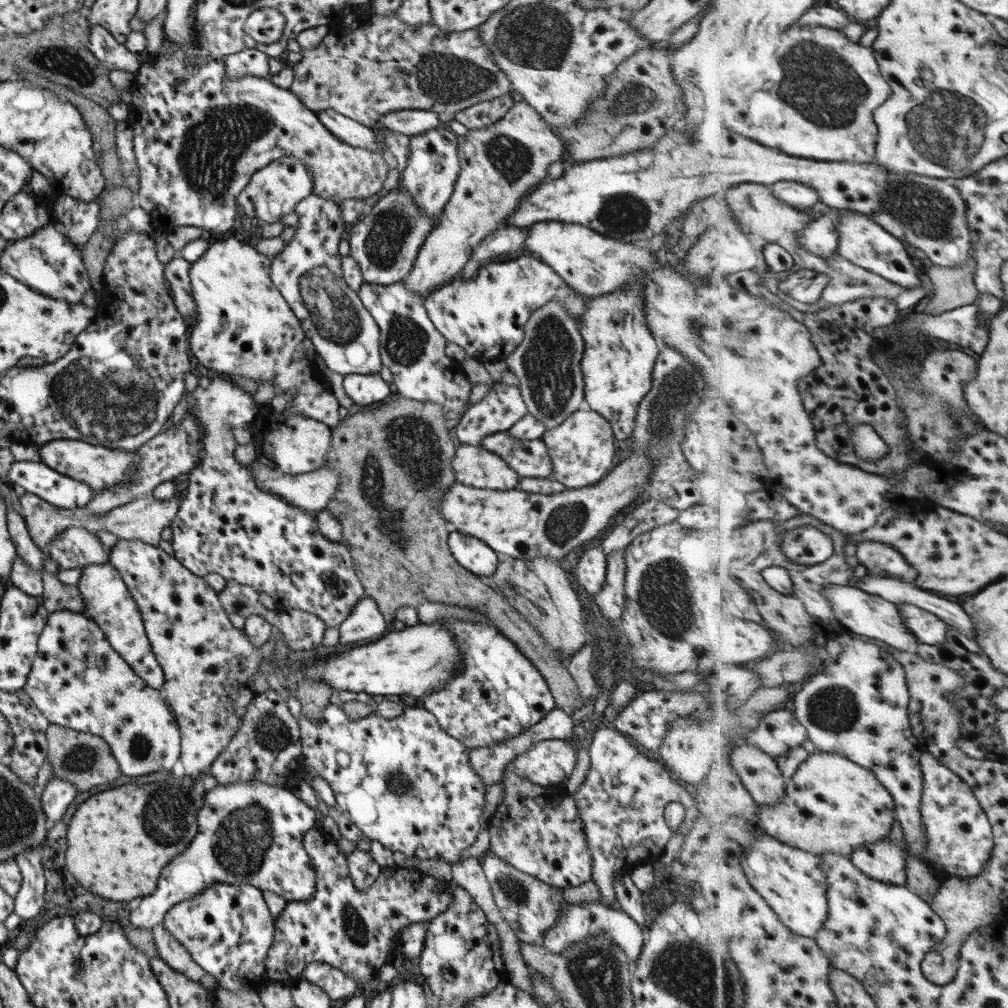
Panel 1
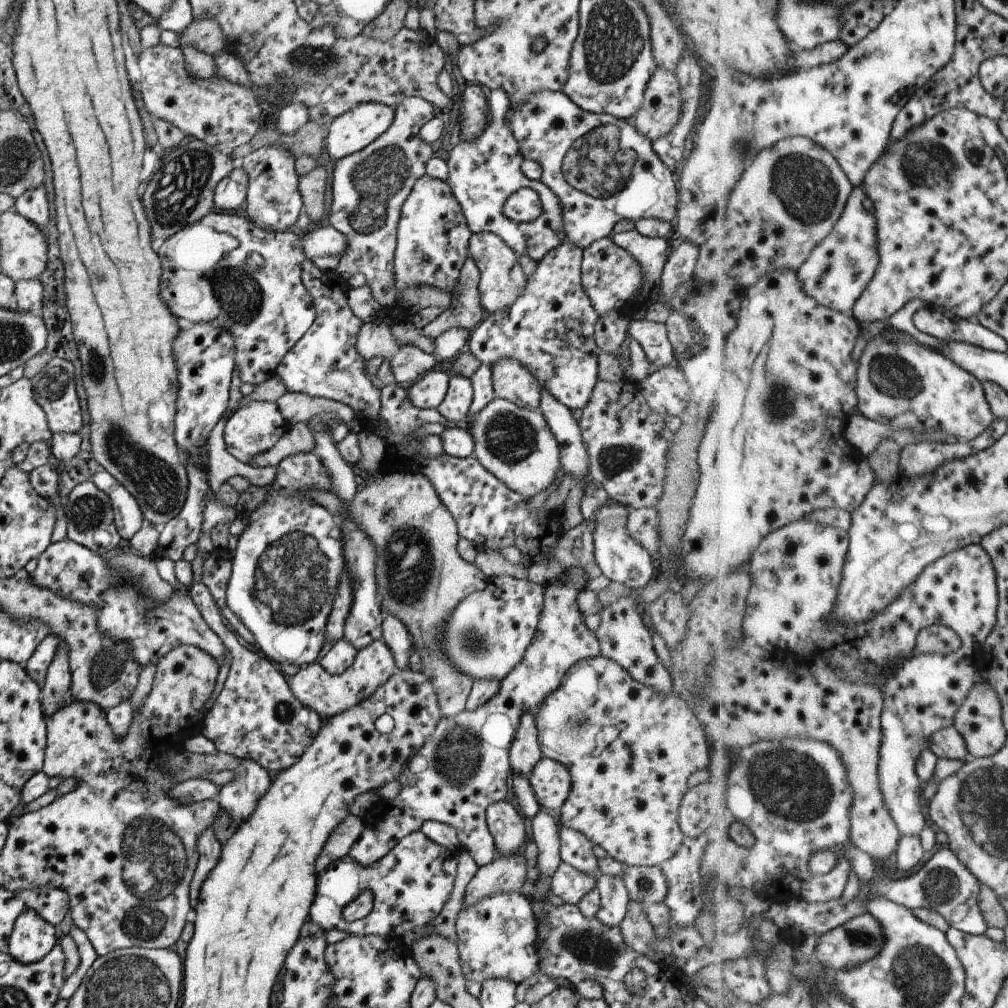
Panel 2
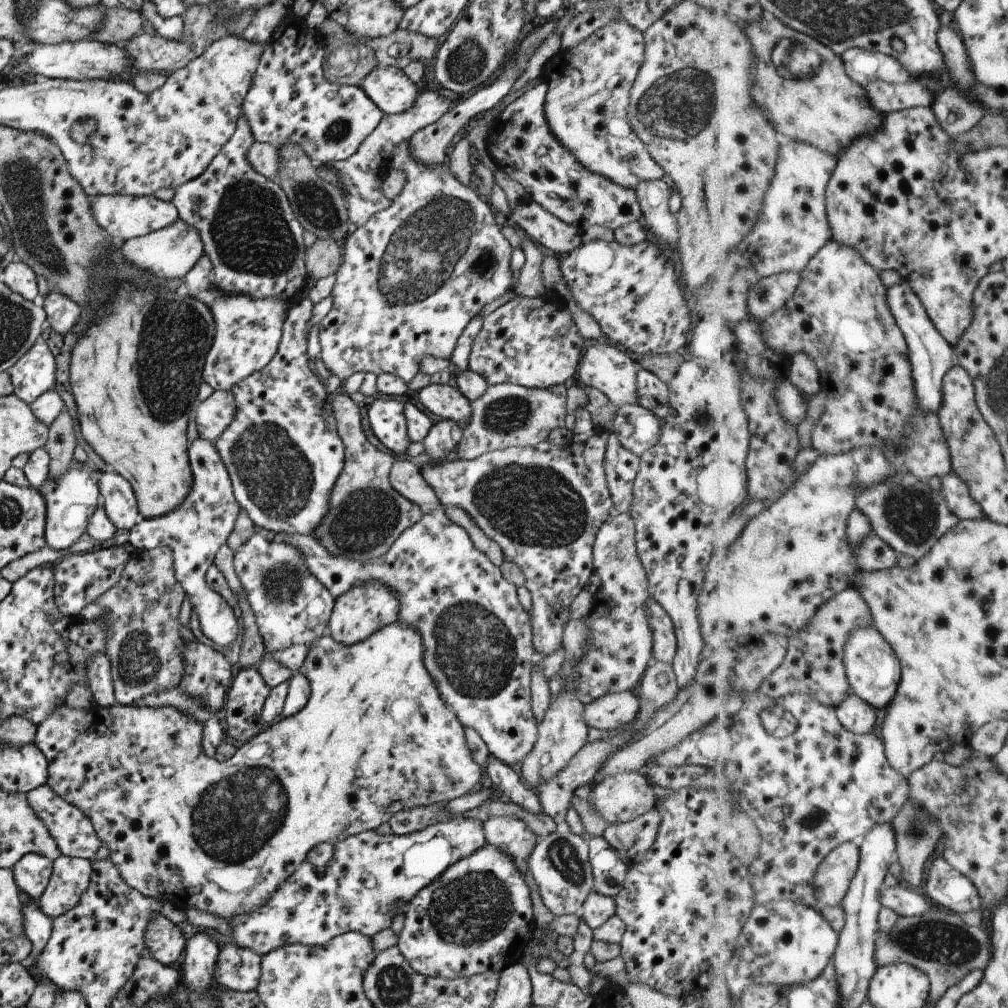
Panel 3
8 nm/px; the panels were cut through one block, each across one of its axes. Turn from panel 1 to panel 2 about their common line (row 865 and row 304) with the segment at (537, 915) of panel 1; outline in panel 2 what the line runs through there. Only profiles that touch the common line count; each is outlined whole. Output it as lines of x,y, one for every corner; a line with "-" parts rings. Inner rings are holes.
490,232
471,233
468,240
467,252
473,258
479,272
477,290
480,304
486,314
495,312
507,312
507,308
513,304
513,300
521,294
521,290
527,284
526,275
523,274
516,254
495,234

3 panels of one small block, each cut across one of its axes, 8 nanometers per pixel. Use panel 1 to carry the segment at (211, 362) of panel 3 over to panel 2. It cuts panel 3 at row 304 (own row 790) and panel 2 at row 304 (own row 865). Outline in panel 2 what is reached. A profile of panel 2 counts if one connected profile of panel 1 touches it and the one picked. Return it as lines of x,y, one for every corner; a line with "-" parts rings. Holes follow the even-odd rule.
212,210
203,218
180,226
175,234
164,240
157,258
161,265
159,296
177,318
190,322
213,322
217,328
231,334
235,354
235,368
241,383
257,386
275,375
275,368
285,353
303,336
315,318
309,292
300,276
304,263
308,263
301,250
300,234
293,231
273,232
255,226
249,218
238,213
-
223,242
237,242
230,252
223,254

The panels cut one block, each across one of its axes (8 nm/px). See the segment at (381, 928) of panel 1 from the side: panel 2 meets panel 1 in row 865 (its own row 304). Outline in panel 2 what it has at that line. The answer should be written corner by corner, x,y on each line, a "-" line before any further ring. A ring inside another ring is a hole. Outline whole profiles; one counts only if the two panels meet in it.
310,262
304,263
300,279
312,298
315,318
303,336
281,358
281,362
275,368
275,376
280,378
287,392
305,393
311,398
324,398
347,405
355,412
359,429
369,430
369,432
376,434
385,428
383,424
377,422
380,390
371,384
369,374
365,370
366,361
355,351
355,336
357,336
359,328
363,326
363,322
348,307
345,284
335,272
324,272
314,267

